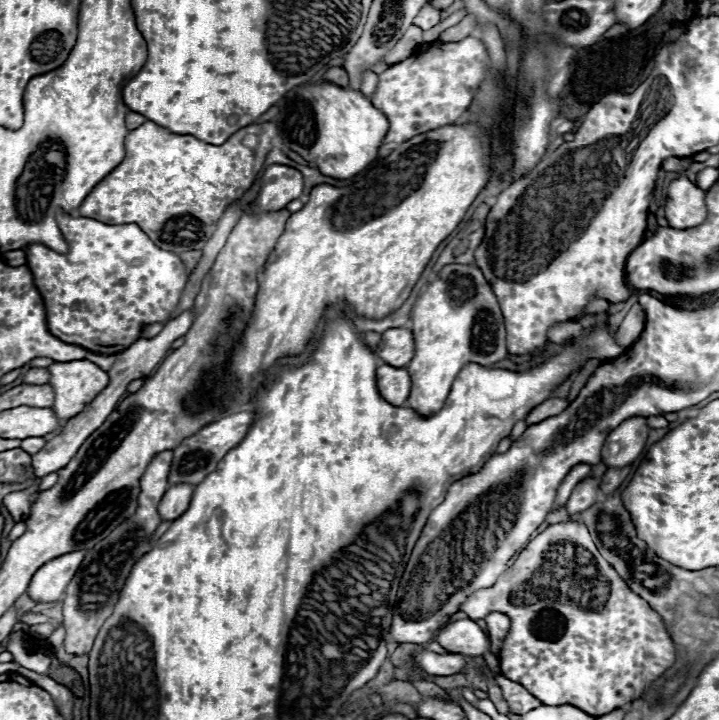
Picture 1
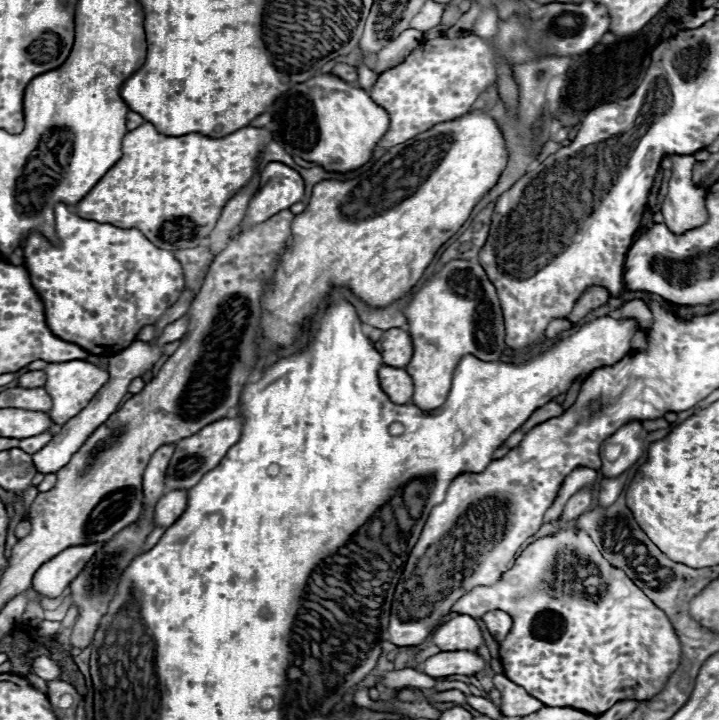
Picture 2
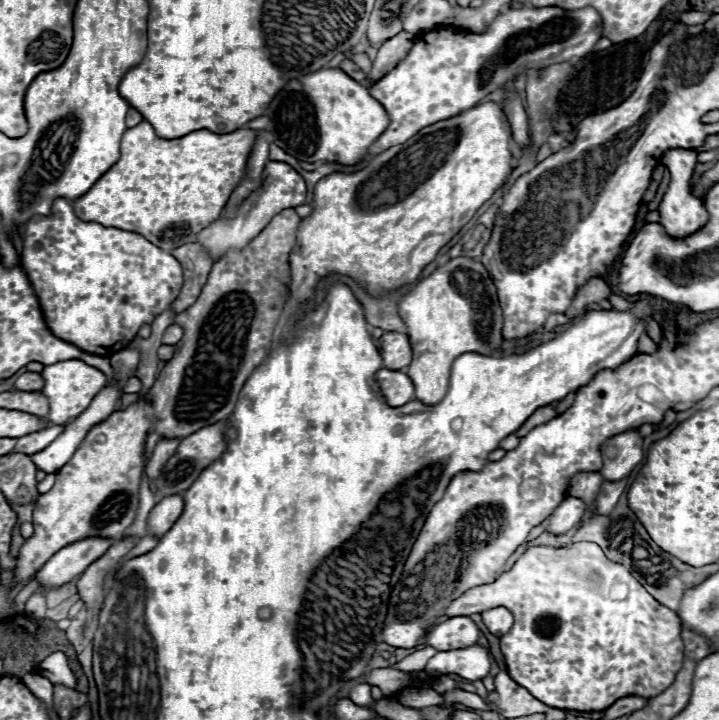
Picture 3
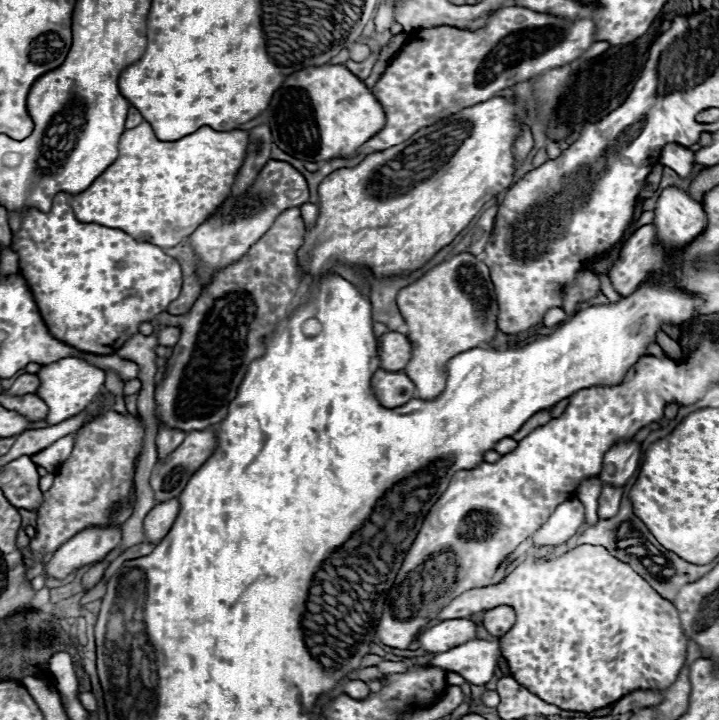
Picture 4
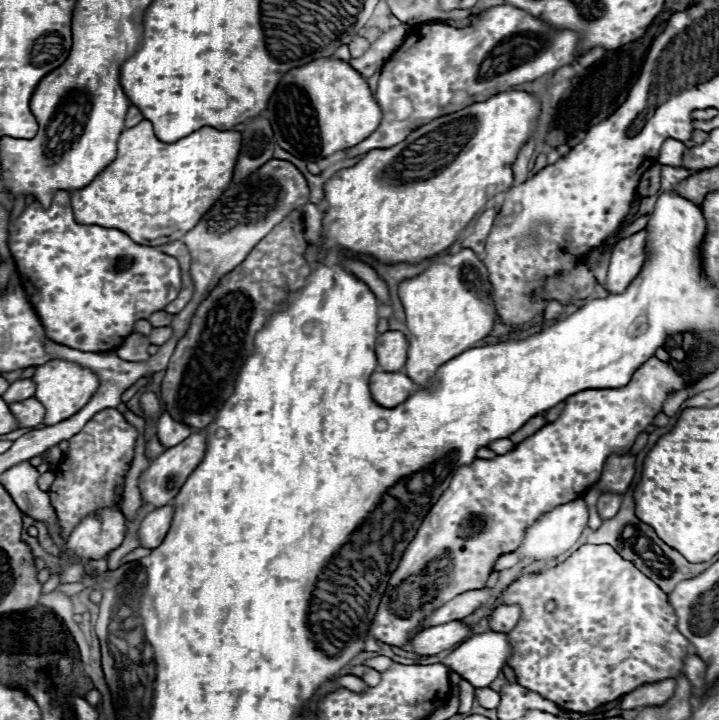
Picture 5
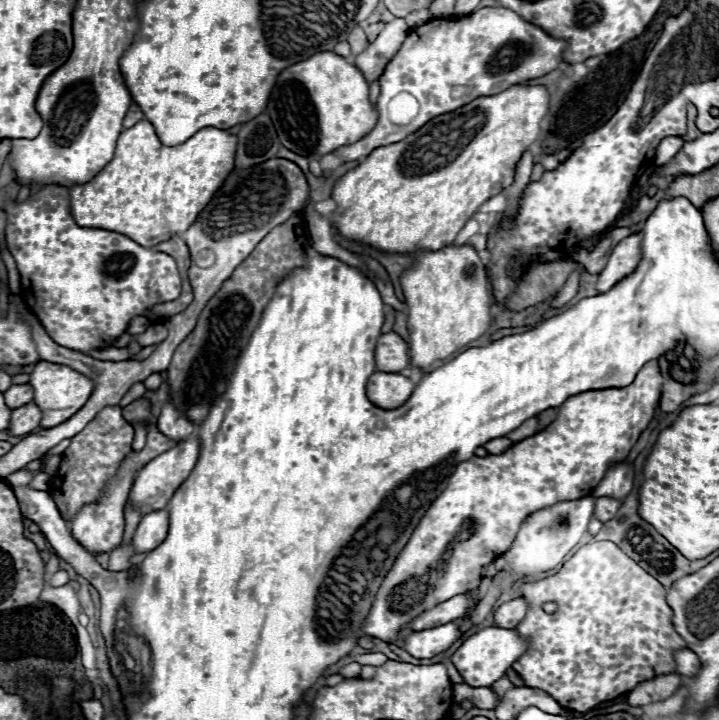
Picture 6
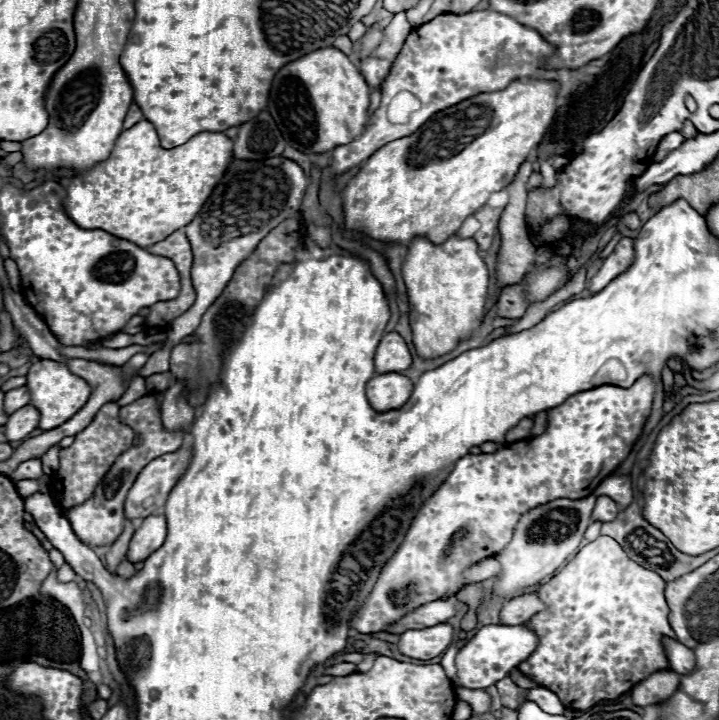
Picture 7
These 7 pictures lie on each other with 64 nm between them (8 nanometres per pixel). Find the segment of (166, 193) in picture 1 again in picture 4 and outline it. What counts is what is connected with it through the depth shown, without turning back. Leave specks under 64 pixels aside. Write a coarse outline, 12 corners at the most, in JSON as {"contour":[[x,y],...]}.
{"contour":[[148,122],[72,198],[160,248],[228,198],[246,130],[162,142]]}

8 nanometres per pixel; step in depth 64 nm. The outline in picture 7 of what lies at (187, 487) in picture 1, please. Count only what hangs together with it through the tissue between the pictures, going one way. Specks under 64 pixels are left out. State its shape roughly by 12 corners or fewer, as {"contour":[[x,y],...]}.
{"contour":[[150,514],[134,532],[128,560],[146,560],[166,538],[166,518]]}

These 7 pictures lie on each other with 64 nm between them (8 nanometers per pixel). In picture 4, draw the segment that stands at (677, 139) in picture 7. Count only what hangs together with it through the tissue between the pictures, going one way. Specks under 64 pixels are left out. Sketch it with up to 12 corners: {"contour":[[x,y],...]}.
{"contour":[[668,144],[660,162],[680,178],[688,178],[694,152],[680,144]]}

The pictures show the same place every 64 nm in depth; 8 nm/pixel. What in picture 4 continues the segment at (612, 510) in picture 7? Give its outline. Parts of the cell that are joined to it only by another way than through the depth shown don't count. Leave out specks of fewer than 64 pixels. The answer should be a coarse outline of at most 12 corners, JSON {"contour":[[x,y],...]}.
{"contour":[[602,486],[598,516],[612,518],[618,512],[622,488]]}

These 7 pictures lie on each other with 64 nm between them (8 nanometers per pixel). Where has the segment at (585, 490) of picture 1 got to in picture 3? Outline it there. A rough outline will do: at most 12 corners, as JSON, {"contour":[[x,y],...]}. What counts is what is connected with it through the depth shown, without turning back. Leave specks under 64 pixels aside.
{"contour":[[568,496],[556,508],[548,530],[564,534],[582,520],[586,504]]}

